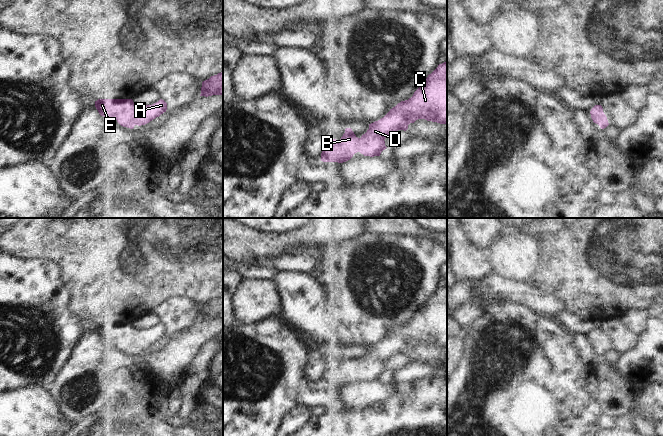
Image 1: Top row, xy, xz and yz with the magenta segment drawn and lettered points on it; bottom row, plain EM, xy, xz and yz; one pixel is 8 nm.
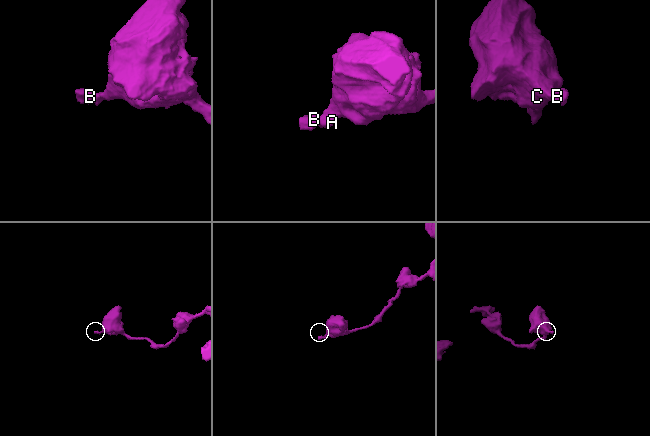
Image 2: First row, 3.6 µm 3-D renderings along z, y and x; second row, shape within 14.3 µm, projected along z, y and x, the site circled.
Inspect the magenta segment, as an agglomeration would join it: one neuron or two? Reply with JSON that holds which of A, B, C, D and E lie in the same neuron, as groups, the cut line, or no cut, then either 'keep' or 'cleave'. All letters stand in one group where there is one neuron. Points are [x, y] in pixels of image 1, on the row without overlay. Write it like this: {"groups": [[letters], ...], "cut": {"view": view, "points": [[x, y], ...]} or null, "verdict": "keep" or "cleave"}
{"groups": [["A", "B", "C", "D", "E"]], "cut": null, "verdict": "keep"}

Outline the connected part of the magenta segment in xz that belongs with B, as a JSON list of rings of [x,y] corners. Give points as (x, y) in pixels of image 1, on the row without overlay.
[[[447,285],[439,288],[438,291],[428,299],[420,311],[408,324],[401,325],[380,344],[369,348],[369,353],[358,362],[351,352],[346,352],[340,364],[332,363],[325,367],[321,377],[321,385],[343,387],[350,384],[353,379],[360,376],[364,380],[380,380],[385,370],[385,362],[394,355],[408,353],[410,347],[418,343],[447,348]]]

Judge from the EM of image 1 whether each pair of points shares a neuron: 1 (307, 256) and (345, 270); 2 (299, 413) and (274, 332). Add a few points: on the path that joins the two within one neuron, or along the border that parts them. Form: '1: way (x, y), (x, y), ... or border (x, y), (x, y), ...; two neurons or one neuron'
1: border (329, 239), (322, 260), (309, 273); two neurons
2: border (315, 410), (305, 406), (292, 407), (280, 422); two neurons

